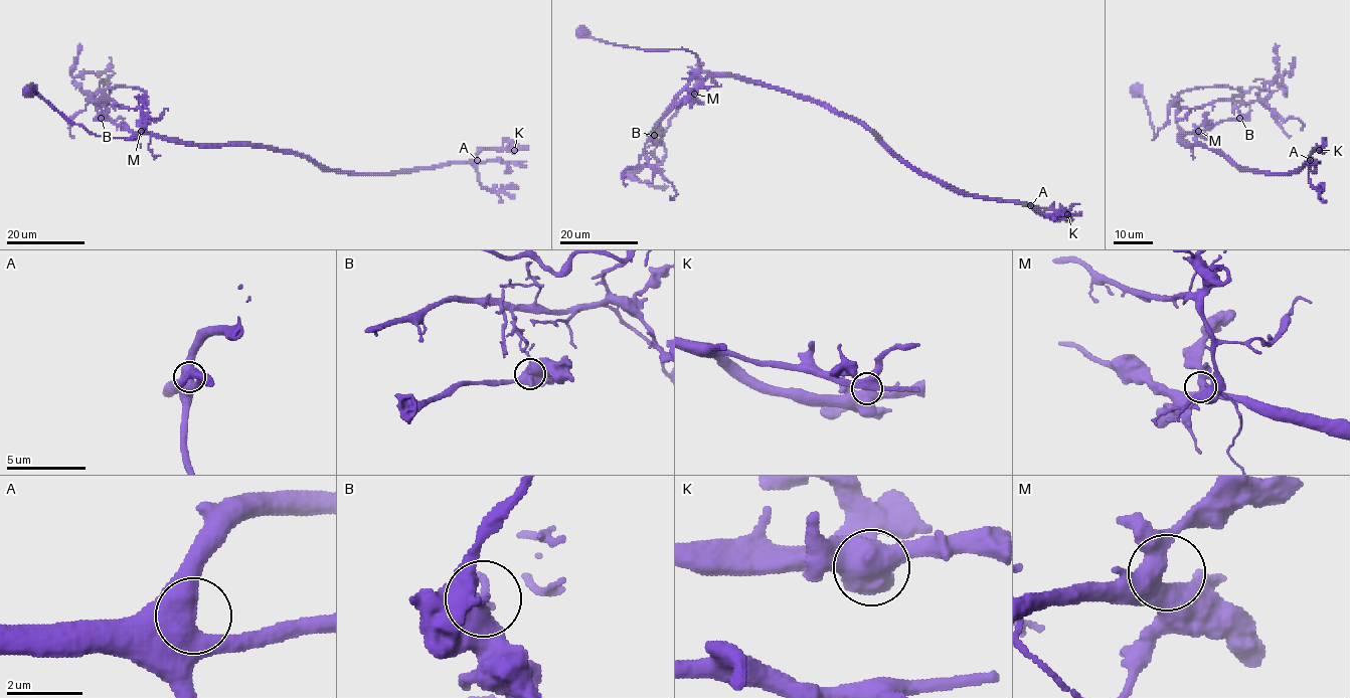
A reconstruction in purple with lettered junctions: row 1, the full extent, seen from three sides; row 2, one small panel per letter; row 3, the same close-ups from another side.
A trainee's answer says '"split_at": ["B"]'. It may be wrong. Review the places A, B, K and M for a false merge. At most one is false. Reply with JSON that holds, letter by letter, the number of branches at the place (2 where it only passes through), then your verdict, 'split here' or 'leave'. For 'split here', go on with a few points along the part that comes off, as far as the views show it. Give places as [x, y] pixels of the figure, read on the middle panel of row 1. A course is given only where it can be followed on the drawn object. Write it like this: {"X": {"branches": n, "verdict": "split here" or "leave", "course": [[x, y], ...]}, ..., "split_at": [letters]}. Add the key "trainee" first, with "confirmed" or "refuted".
{"trainee": "confirmed", "A": {"branches": 3, "verdict": "leave"}, "B": {"branches": 3, "verdict": "split here", "course": [[654, 135], [674, 97], [703, 63], [684, 48], [648, 50], [581, 37], [576, 30]]}, "K": {"branches": 2, "verdict": "leave"}, "M": {"branches": 4, "verdict": "leave"}, "split_at": ["B"]}

